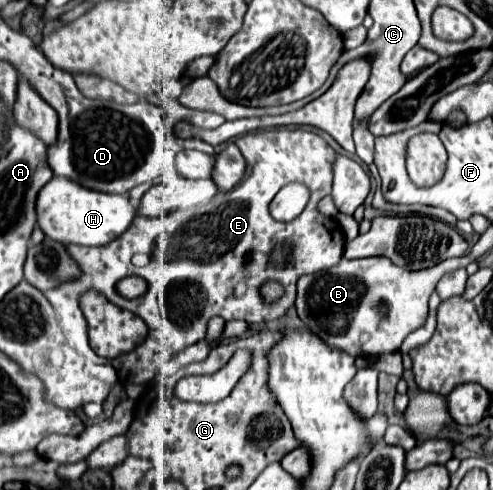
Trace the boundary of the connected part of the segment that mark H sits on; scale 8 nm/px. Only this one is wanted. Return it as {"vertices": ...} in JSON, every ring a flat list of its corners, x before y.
{"vertices":[[53,177,53,181,49,181,49,185,37,195,37,225,45,237,61,241,63,245,107,245,131,225,133,217,135,207,129,201,129,192,91,191,65,177]]}

